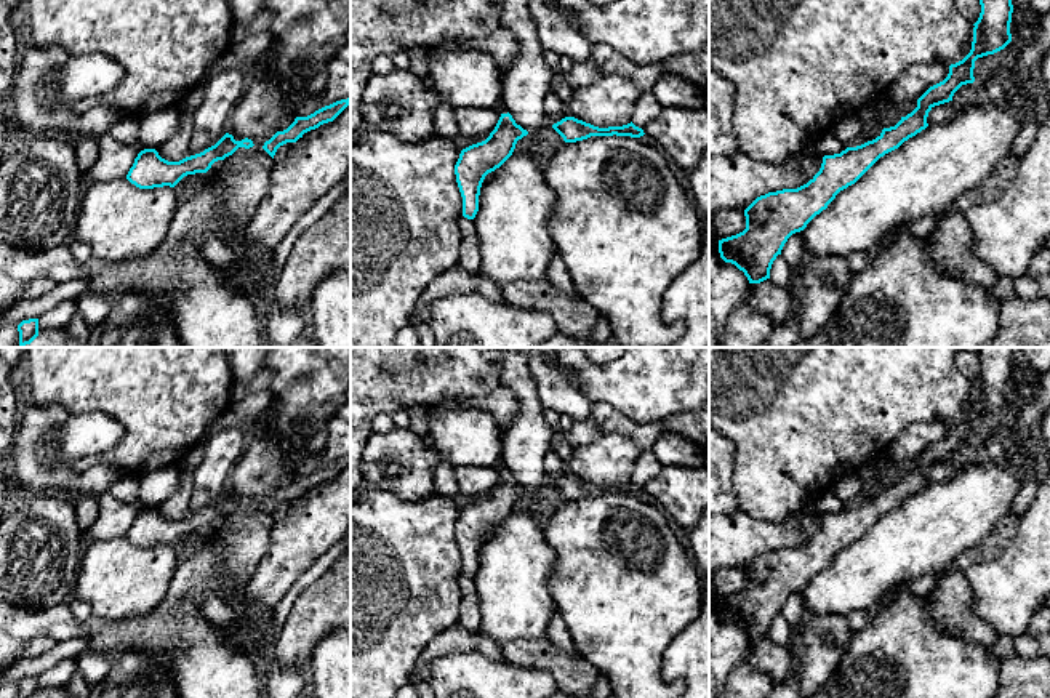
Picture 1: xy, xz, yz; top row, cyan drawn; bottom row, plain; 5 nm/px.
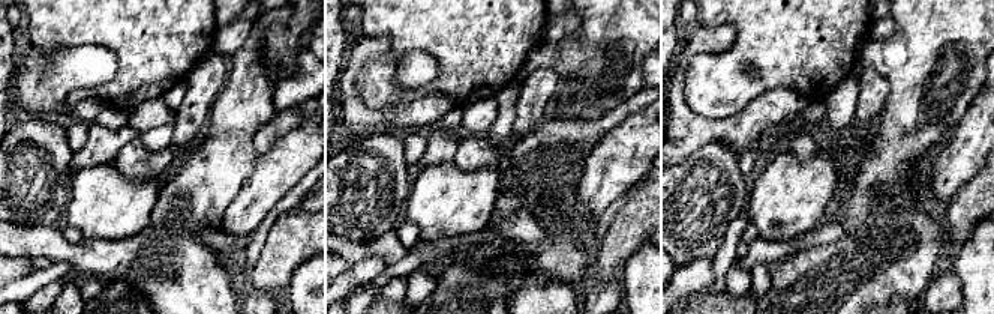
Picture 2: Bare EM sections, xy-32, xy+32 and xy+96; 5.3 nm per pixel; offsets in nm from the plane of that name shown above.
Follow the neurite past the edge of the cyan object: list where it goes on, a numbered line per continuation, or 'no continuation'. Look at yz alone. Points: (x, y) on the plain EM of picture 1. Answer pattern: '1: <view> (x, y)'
no continuation

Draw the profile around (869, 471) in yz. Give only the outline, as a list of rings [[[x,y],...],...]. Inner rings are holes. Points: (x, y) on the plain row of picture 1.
[[[880,456],[868,461],[866,464],[863,464],[856,474],[860,479],[863,479],[864,482],[871,482],[871,480],[880,480],[882,475],[880,475],[880,471],[879,471],[879,459]]]

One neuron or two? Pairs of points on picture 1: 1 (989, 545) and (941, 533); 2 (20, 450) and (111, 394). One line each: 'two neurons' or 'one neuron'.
1: two neurons
2: two neurons

